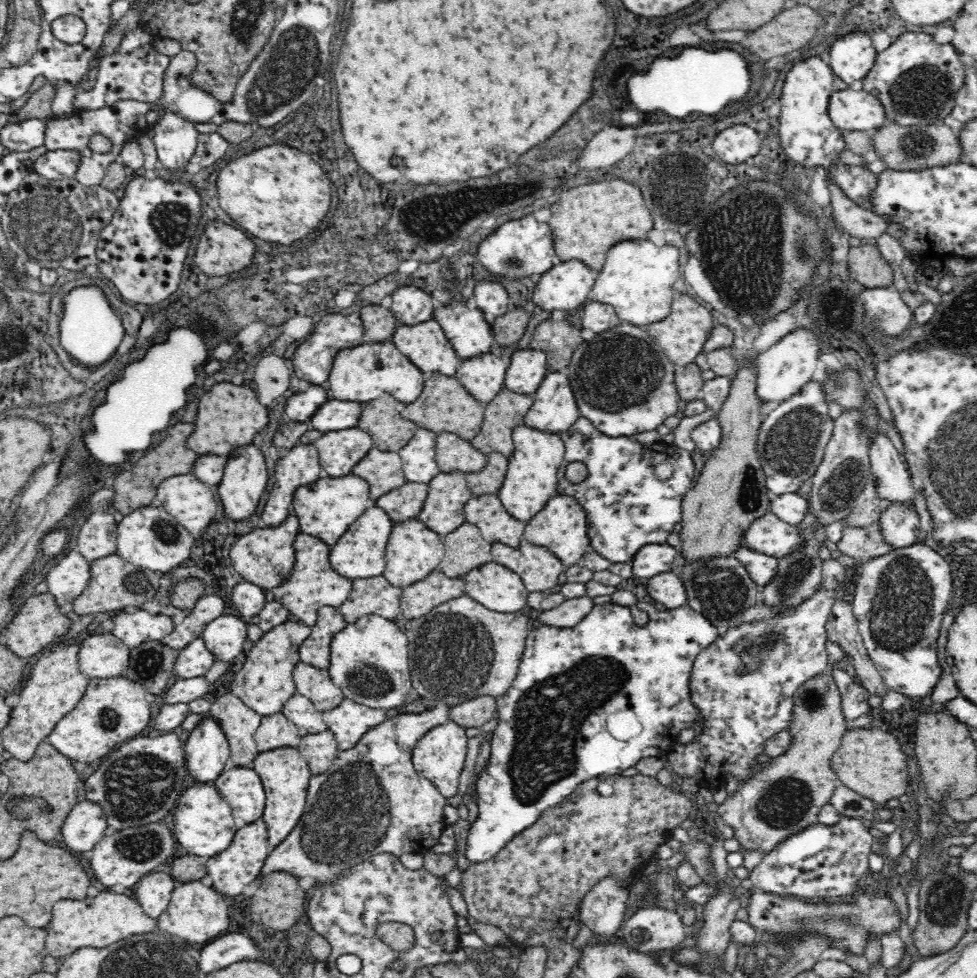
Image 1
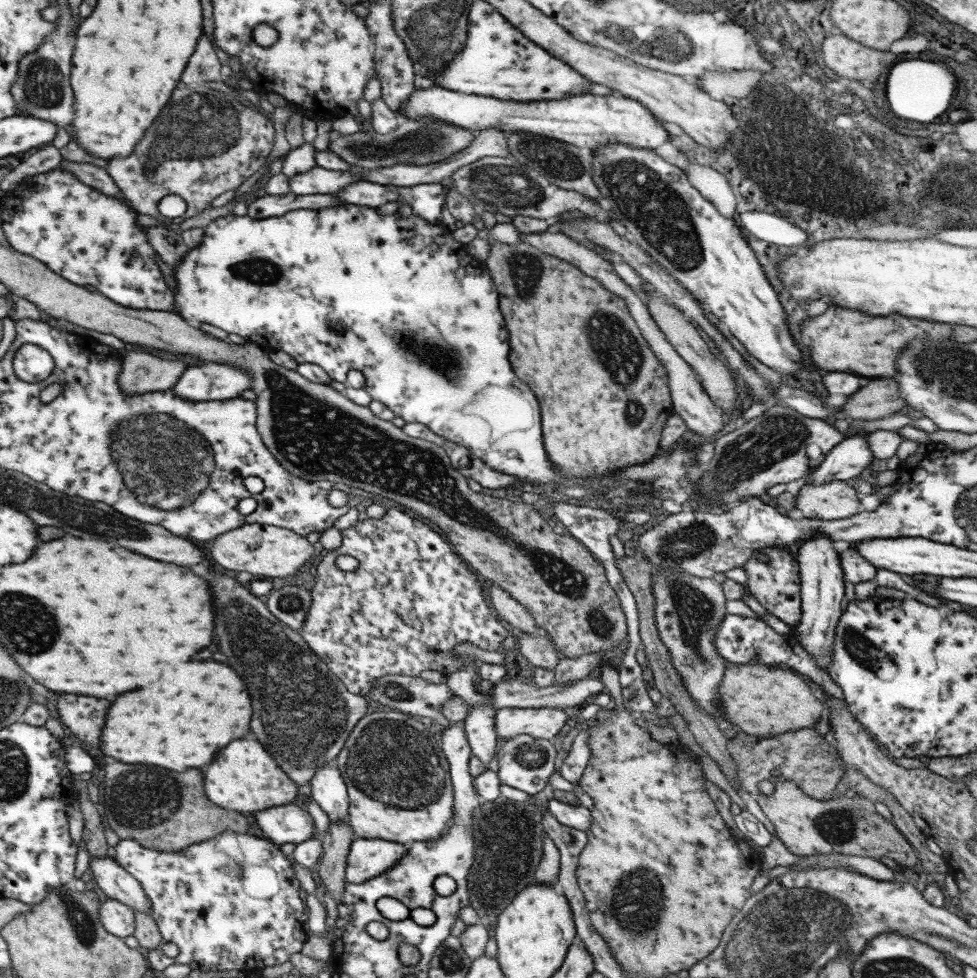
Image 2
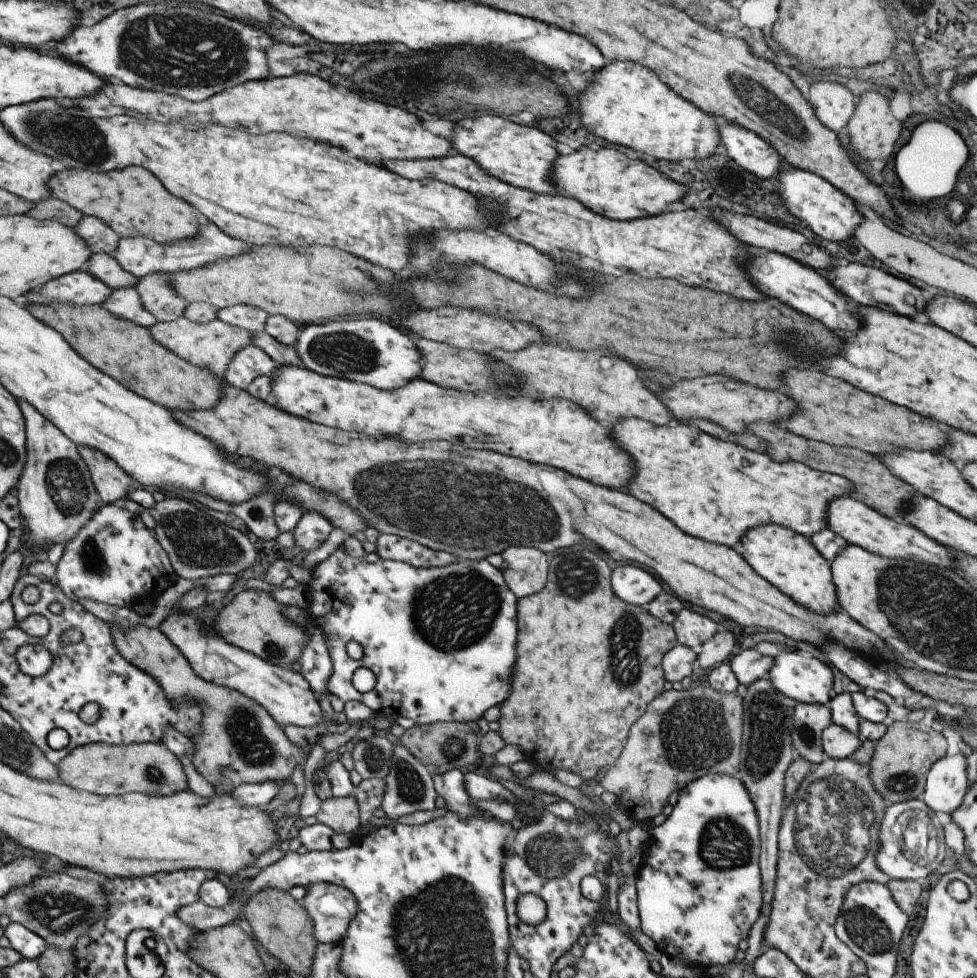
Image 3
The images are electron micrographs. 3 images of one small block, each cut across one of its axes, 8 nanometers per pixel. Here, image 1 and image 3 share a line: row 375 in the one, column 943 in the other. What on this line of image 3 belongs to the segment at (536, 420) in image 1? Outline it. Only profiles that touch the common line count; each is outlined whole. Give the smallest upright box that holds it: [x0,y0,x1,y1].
[827,495,956,570]

